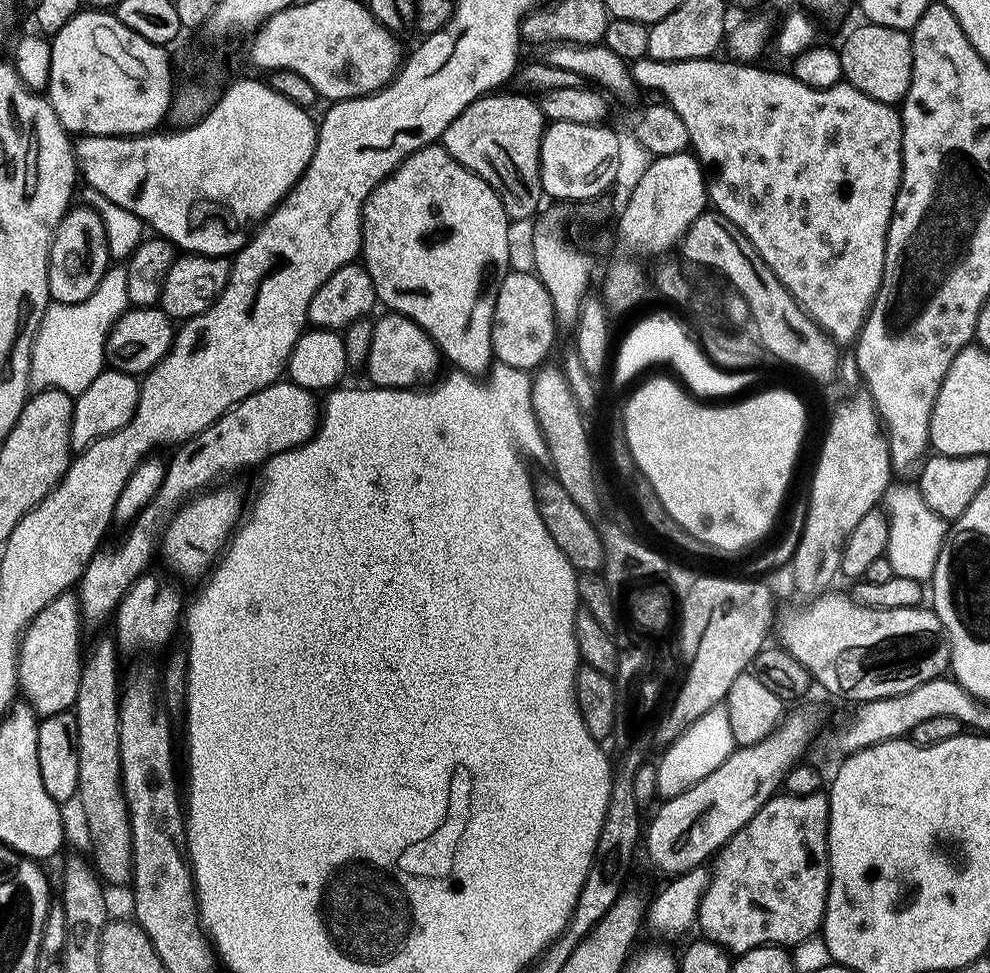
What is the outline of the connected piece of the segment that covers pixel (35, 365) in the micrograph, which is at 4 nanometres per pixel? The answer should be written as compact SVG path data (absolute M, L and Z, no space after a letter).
M109 267L90 298L77 304L49 303L44 317L40 319L36 341L32 344L28 382L33 389L57 388L69 394L79 394L90 386L90 382L94 382L94 378L98 378L100 372L105 371L104 347L108 335L118 318L130 307L126 294L127 273L127 267Z

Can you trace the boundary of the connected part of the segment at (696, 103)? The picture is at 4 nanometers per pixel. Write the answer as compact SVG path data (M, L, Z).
M643 56L641 60L631 61L632 77L637 89L653 88L661 92L663 99L682 118L686 130L690 134L690 148L701 165L710 173L706 191L715 211L722 212L738 230L750 238L750 242L758 250L758 254L774 270L780 284L790 290L790 294L806 310L811 320L830 337L838 346L851 345L864 328L864 320L872 303L876 301L876 292L882 282L884 273L884 251L888 241L888 223L892 220L892 207L900 189L902 178L902 122L900 113L886 102L878 102L878 98L870 98L870 94L862 94L853 84L841 82L826 89L804 85L796 77L784 72L771 72L768 68L756 68L755 63L741 62L731 58L709 58L706 60L652 60Z

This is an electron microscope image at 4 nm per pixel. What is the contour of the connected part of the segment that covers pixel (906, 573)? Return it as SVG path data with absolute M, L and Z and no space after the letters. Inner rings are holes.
M893 483L884 493L883 511L888 517L890 536L886 553L893 573L902 578L914 578L921 582L931 581L934 566L938 562L938 554L944 545L946 522L922 498L919 487L915 483Z

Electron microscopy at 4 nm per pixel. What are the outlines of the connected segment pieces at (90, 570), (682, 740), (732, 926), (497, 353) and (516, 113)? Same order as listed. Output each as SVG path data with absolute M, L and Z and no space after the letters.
M291 379L275 380L222 414L206 430L190 437L175 449L162 486L153 500L144 507L127 529L128 537L111 552L107 546L94 553L84 566L78 581L80 618L85 625L100 628L113 619L120 600L130 586L149 571L152 551L158 548L158 537L181 504L211 489L223 476L232 476L243 468L263 465L270 457L302 446L320 426L321 405L315 392L292 383Z
M723 706L711 708L691 722L693 724L689 723L675 742L663 749L664 757L656 764L657 793L661 797L677 796L690 790L690 786L702 782L706 774L714 774L714 770L718 770L718 766L722 766L722 762L726 762L726 758L734 750L730 718Z
M823 791L811 793L808 796L792 796L787 794L777 794L769 798L767 802L761 806L754 814L754 818L750 818L750 822L746 822L746 826L742 826L742 830L738 830L738 834L734 834L719 852L716 853L710 864L709 884L706 886L705 893L702 894L700 909L697 910L696 919L698 928L701 928L703 935L707 939L712 940L718 946L722 946L729 954L739 954L749 952L755 948L761 948L767 944L775 944L777 946L795 946L817 935L821 931L824 923L824 911L826 910L826 902L828 901L828 819L830 818L830 806L828 805L827 795Z
M509 271L496 295L492 323L492 354L499 363L525 370L536 370L545 363L556 340L556 311L546 294L546 286L531 271Z
M504 94L481 96L466 106L466 110L462 110L462 114L446 126L442 146L456 161L478 174L478 178L486 183L495 185L496 176L500 179L498 191L509 221L531 221L537 215L536 207L544 196L540 177L540 147L546 121L533 97L531 100L528 96L500 95Z

